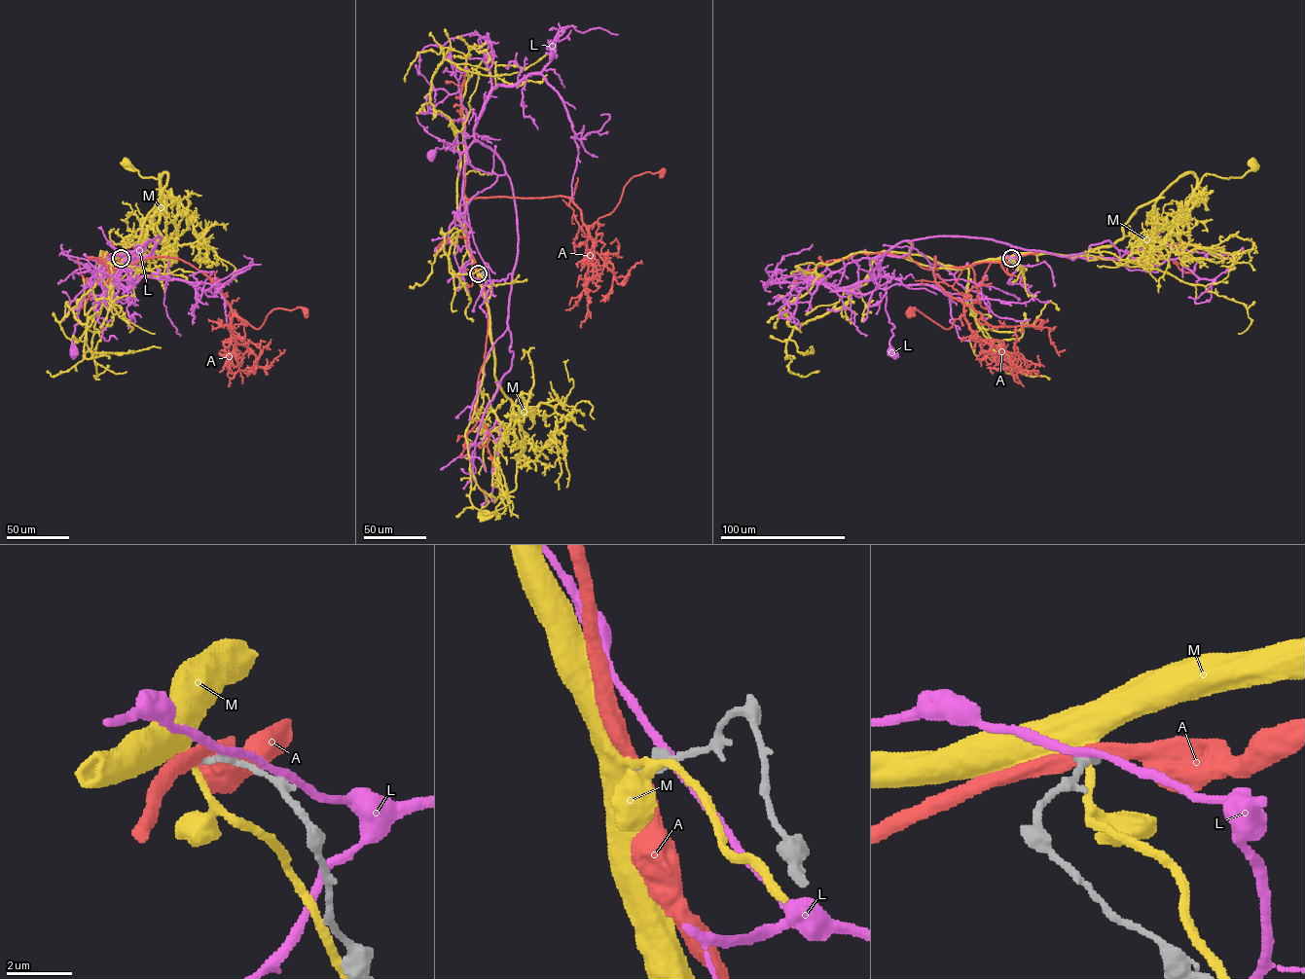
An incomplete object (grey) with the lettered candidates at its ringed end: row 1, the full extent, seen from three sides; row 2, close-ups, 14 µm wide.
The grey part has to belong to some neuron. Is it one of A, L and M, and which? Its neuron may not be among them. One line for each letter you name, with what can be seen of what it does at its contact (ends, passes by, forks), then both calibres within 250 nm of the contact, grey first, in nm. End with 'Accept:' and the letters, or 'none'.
Accept: none

